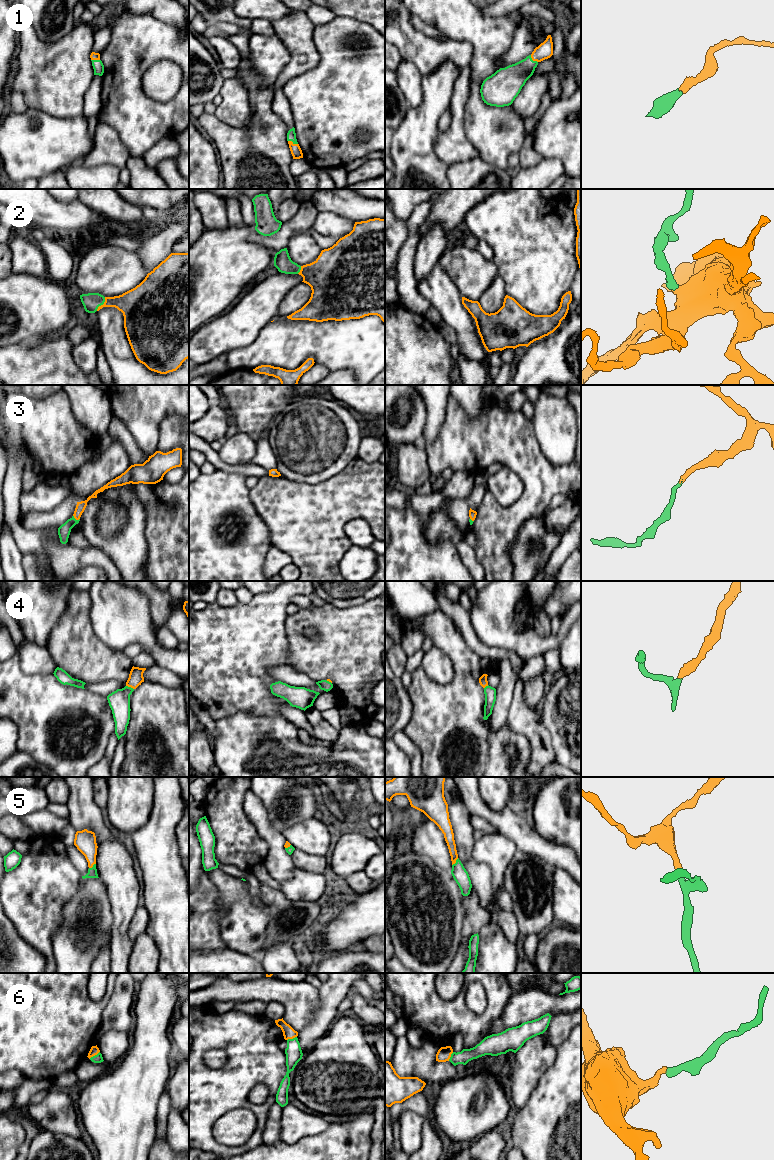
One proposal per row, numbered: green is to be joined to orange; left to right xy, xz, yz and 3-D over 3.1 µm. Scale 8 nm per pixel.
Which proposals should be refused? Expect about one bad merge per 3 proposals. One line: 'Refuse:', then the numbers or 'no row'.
Refuse: no row

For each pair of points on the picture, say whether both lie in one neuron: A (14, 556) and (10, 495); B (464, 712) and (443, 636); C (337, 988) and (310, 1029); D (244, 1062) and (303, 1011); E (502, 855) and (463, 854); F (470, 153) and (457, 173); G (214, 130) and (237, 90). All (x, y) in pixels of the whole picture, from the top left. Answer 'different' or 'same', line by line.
A: different
B: same
C: same
D: different
E: different
F: different
G: different

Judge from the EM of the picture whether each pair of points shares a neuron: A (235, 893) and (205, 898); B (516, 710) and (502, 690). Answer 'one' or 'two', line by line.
A: two
B: two

